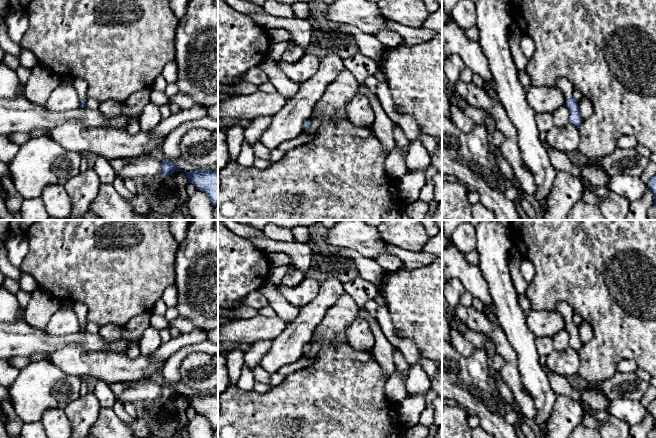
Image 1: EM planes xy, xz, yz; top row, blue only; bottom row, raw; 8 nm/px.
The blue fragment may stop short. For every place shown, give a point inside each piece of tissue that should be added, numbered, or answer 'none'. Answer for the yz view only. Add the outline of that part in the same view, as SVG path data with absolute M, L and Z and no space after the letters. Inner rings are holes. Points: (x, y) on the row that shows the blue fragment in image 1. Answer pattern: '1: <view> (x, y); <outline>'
1: yz (564, 85); M558 78L556 80L556 87L563 92L566 99L569 99L574 96L574 86L569 80L565 78Z

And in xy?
1: xy (80, 85); M74 78L73 87L81 99L87 99L87 83L81 78Z

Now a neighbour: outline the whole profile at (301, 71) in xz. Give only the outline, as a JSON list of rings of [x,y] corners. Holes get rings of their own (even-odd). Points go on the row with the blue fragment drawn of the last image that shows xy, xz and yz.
[[[306,53],[295,63],[282,63],[278,61],[278,68],[292,82],[303,84],[308,81],[317,71],[320,59],[312,54]]]

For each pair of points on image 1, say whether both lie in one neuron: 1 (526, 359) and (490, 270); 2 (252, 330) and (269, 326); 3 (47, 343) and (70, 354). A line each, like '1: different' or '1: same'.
1: same
2: same
3: different

